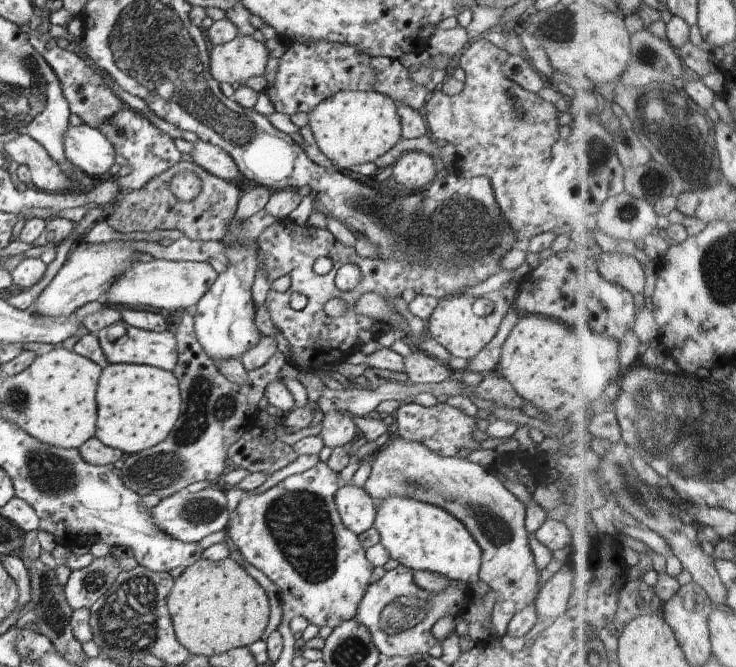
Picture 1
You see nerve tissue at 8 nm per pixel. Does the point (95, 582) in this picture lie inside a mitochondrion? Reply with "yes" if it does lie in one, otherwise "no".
yes

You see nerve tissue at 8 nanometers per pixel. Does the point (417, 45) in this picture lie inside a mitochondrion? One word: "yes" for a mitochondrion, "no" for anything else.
no

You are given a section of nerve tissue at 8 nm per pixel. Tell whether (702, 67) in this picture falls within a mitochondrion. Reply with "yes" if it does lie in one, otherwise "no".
no

